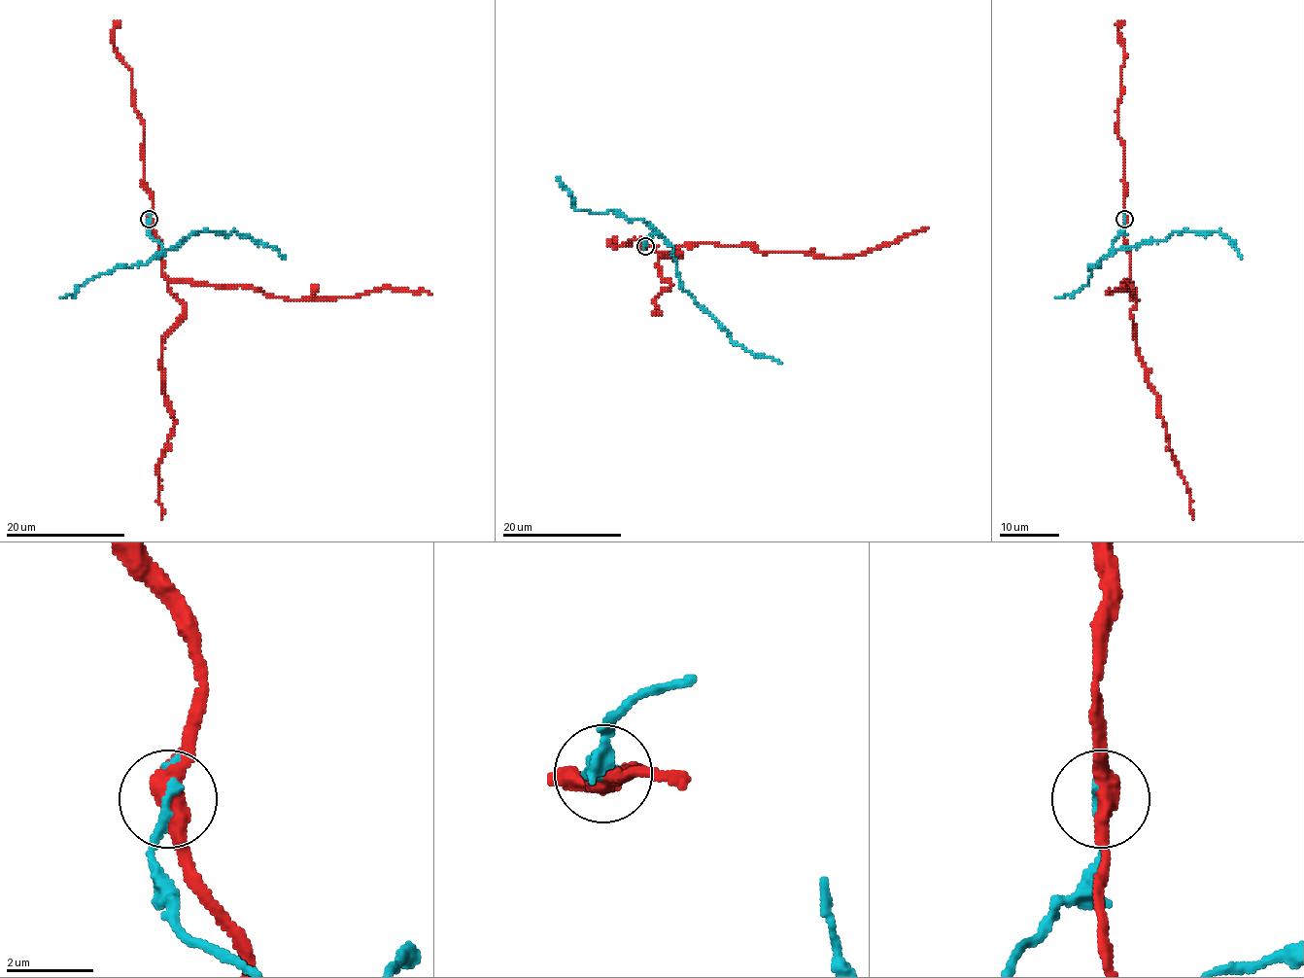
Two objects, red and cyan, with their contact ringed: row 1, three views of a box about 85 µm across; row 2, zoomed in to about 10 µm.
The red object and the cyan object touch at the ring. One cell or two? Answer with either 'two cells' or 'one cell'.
two cells

